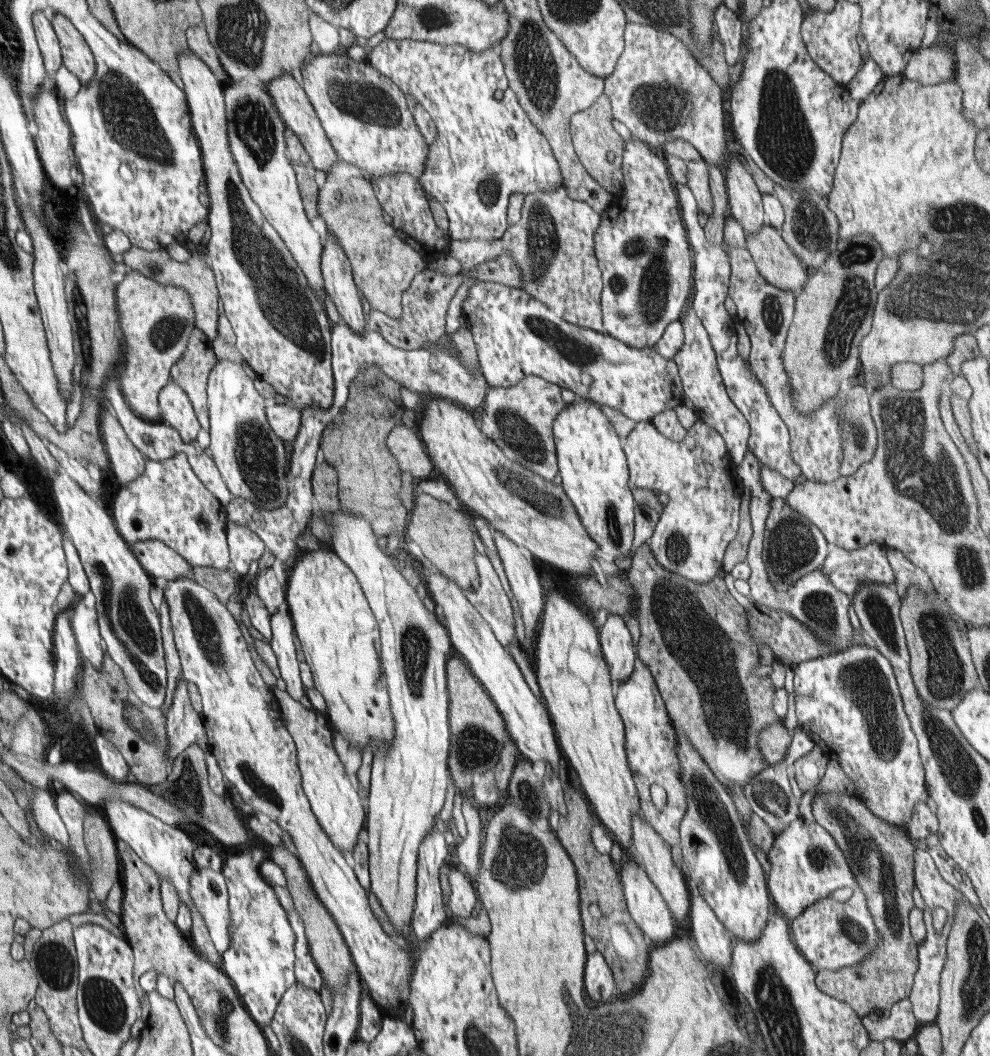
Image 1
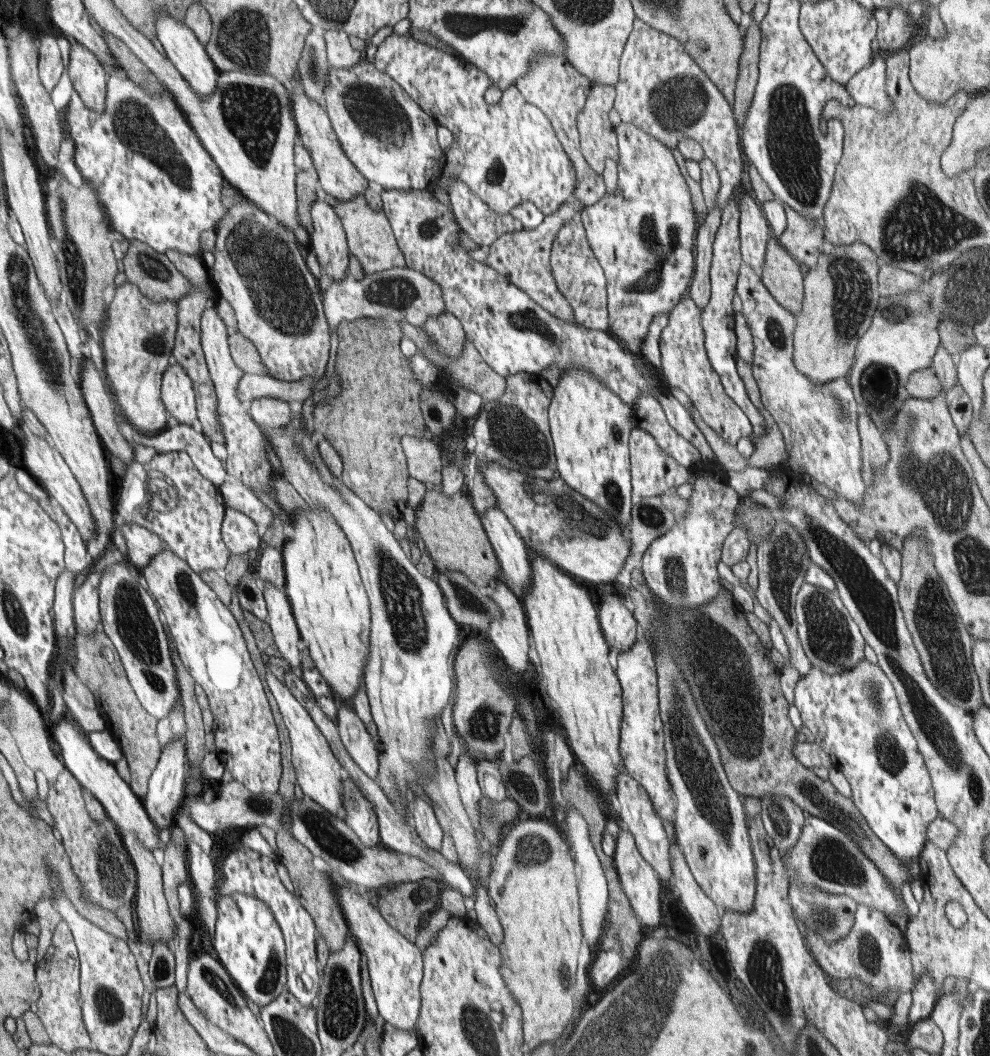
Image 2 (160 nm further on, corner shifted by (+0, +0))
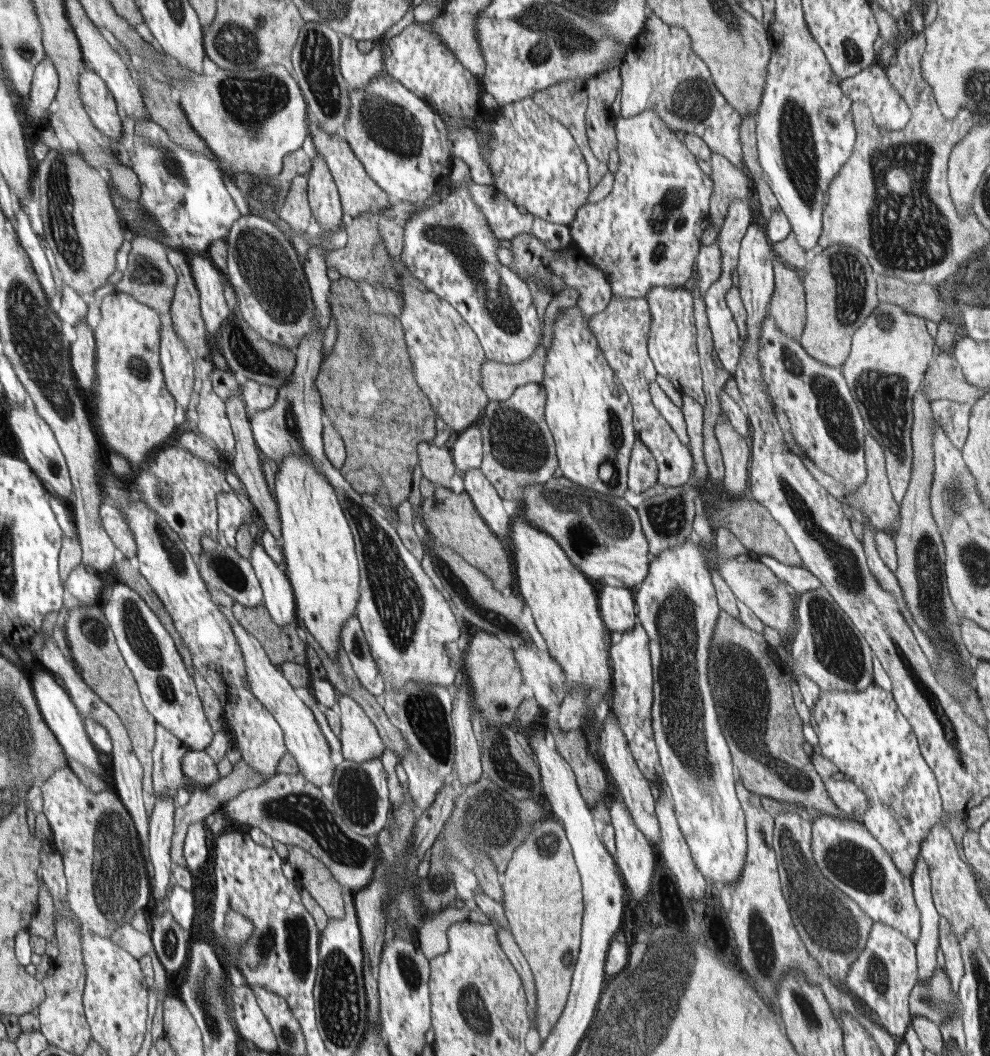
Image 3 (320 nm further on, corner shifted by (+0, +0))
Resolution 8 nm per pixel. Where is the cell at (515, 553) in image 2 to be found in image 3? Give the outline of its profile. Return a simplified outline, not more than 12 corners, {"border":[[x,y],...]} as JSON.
{"border":[[479,468],[464,491],[486,526],[508,546],[512,517]]}

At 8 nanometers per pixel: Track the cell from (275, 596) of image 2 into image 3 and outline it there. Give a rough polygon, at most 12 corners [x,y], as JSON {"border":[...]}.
{"border":[[254,541],[250,562],[280,628],[297,601],[286,570]]}

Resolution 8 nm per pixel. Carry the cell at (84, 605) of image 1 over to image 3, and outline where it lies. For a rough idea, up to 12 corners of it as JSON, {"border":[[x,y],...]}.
{"border":[[82,562],[66,591],[80,605],[100,604],[103,580]]}

